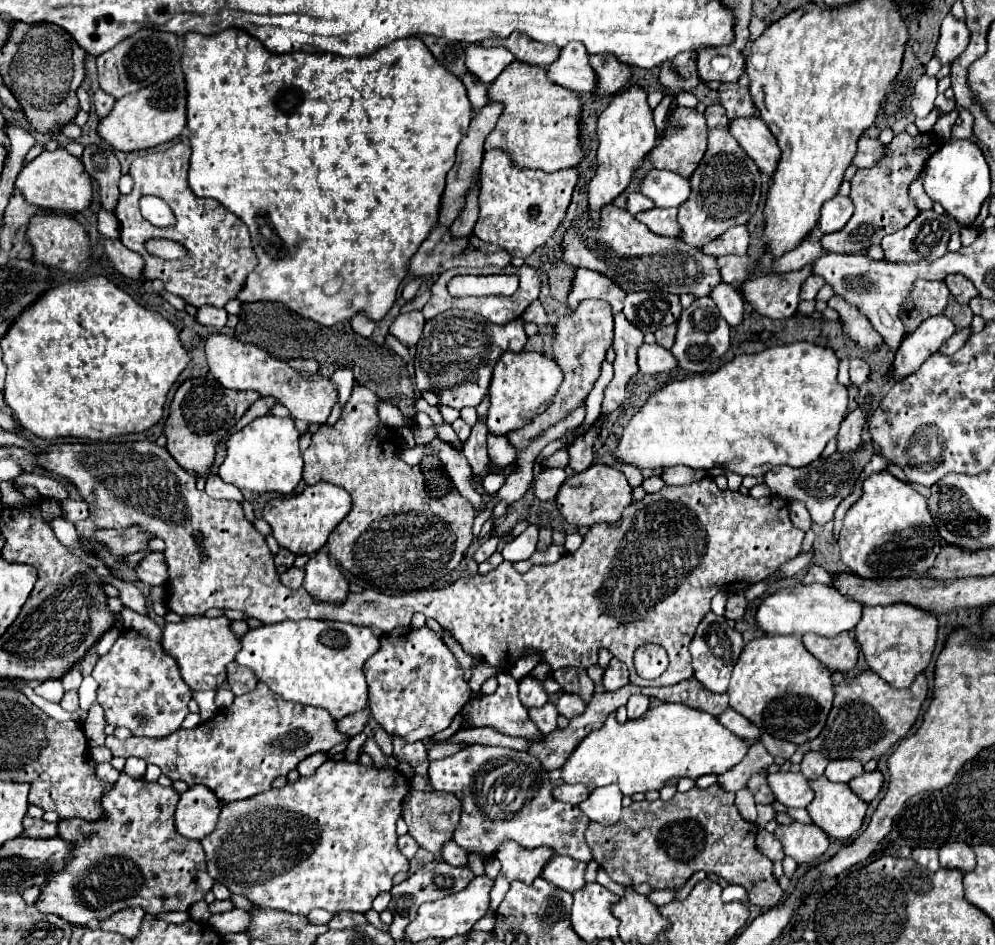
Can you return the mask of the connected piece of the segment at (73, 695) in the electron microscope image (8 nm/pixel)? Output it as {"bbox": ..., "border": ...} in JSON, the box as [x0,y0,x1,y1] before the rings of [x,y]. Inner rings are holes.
{"bbox":[59,690,79,712],"border":[[[77,690],[65,692],[65,696],[63,696],[63,700],[61,700],[59,704],[61,704],[61,708],[65,708],[65,710],[69,710],[69,712],[77,710],[77,708],[79,708],[79,694],[77,694]]]}

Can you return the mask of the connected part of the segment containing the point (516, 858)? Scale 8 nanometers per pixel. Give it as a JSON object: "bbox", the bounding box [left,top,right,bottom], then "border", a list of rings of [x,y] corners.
{"bbox":[491,840,553,912],"border":[[[509,840],[499,848],[495,858],[501,862],[501,872],[495,878],[495,884],[491,890],[491,910],[493,912],[505,898],[513,880],[531,884],[537,876],[541,876],[545,862],[549,862],[549,858],[553,858],[553,850],[549,850],[547,846],[525,850],[519,844]]]}

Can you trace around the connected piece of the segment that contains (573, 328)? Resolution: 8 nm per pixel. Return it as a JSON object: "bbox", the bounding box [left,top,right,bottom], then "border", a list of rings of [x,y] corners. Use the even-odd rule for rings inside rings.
{"bbox":[507,302,613,452],"border":[[[581,302],[575,312],[559,318],[559,322],[555,324],[553,358],[563,368],[565,378],[563,378],[563,384],[561,384],[553,404],[541,416],[537,416],[531,424],[523,426],[521,430],[513,430],[513,434],[507,436],[511,446],[517,452],[521,452],[525,446],[529,446],[531,440],[535,436],[539,436],[543,430],[547,430],[549,426],[563,420],[571,410],[575,410],[587,398],[595,380],[599,378],[601,362],[605,360],[605,352],[611,344],[613,344],[613,312],[607,302]]]}

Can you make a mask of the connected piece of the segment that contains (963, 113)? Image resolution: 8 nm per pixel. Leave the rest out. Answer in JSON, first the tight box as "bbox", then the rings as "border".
{"bbox":[951,105,974,139],"border":[[[957,105],[956,110],[962,119],[960,125],[954,125],[951,130],[951,137],[955,139],[969,139],[972,137],[974,117],[970,111]]]}

